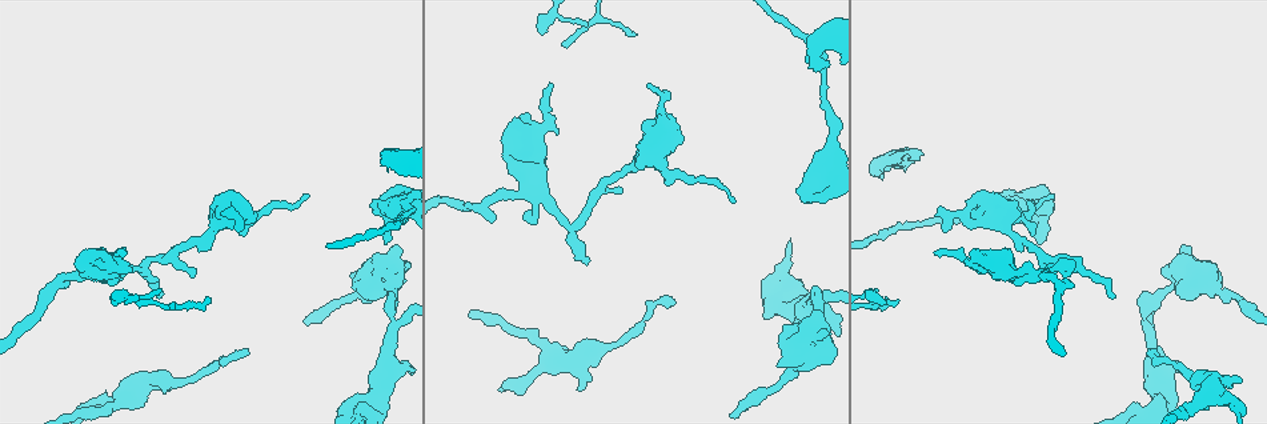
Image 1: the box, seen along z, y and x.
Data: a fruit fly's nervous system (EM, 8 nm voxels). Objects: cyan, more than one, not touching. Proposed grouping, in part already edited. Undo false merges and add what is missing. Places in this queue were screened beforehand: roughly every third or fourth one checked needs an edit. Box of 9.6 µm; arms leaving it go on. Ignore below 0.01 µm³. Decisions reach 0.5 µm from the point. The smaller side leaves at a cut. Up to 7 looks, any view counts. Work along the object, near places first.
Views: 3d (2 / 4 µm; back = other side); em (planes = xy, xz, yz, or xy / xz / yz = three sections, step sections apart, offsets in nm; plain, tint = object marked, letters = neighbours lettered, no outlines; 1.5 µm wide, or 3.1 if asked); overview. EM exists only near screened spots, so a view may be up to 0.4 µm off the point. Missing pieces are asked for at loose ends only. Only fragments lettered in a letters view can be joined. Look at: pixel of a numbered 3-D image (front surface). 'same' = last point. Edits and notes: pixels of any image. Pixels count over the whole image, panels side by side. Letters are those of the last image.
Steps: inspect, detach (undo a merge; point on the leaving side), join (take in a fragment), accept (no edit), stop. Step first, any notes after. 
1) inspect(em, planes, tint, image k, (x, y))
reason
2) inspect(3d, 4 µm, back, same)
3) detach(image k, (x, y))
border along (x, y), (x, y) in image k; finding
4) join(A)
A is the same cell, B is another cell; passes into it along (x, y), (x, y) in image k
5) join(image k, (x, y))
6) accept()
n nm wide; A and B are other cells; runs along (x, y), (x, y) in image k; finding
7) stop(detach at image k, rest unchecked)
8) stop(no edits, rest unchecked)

inspect(3d, 2 µm, image 1, (935, 251))
branch stops here

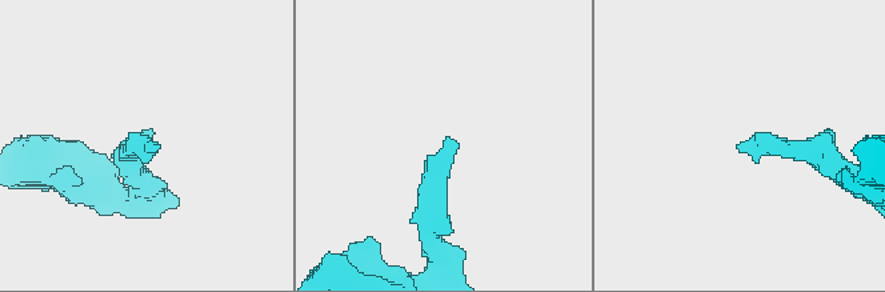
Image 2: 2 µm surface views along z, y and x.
inspect(em, xz, step 4, letters, image 2, (738, 150))

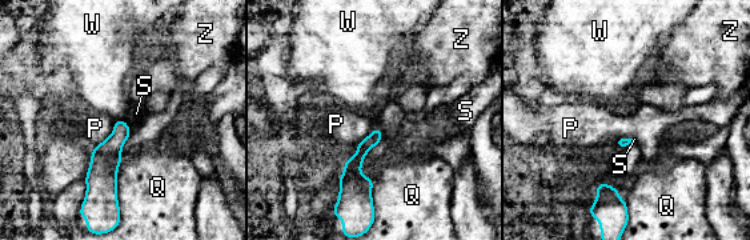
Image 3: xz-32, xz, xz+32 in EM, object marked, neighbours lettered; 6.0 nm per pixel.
inspect(em, yz, step 4, letters, same)
cut it another way

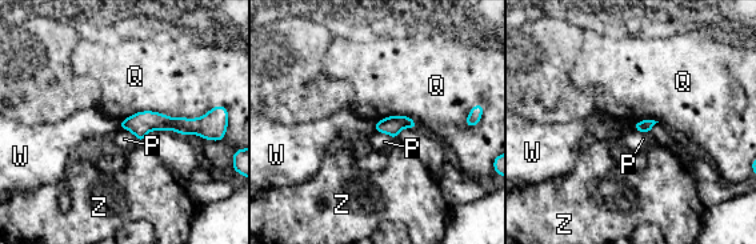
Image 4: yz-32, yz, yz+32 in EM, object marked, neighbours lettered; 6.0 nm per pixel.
accept()
P, Q, W and Z are other cells; none of them fits

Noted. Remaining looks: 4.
inspect(em, planes, plain, image 1, (195, 273))
tapers out

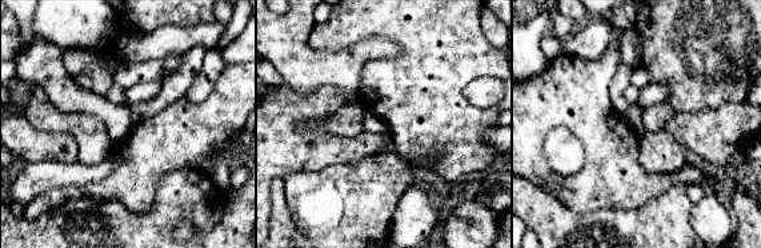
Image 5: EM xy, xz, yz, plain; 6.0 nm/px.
inspect(em, planes, letters, same)

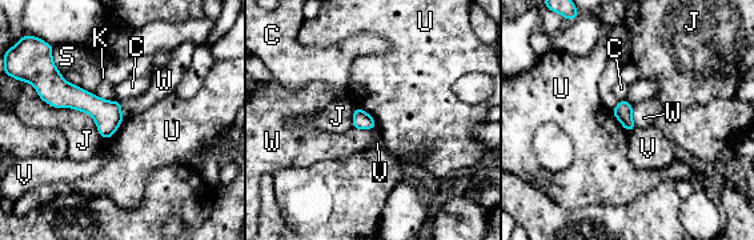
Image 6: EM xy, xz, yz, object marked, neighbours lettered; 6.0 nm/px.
accept()
C, J, K, S, U, V and W are other cells; none of them fits

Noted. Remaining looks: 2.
inspect(em, planes, letters, image 1, (158, 297))
tapers out

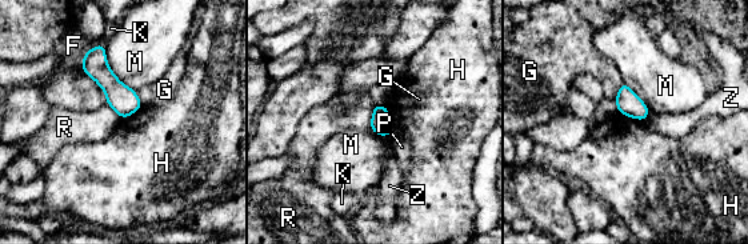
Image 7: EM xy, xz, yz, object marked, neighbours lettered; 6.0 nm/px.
accept()
F, G, H, K, M, P, R and Z are other cells; border along (376, 106), (370, 128) in image 7; no lettered fragment goes on from it

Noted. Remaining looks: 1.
stop(no edits, rest unchecked)

